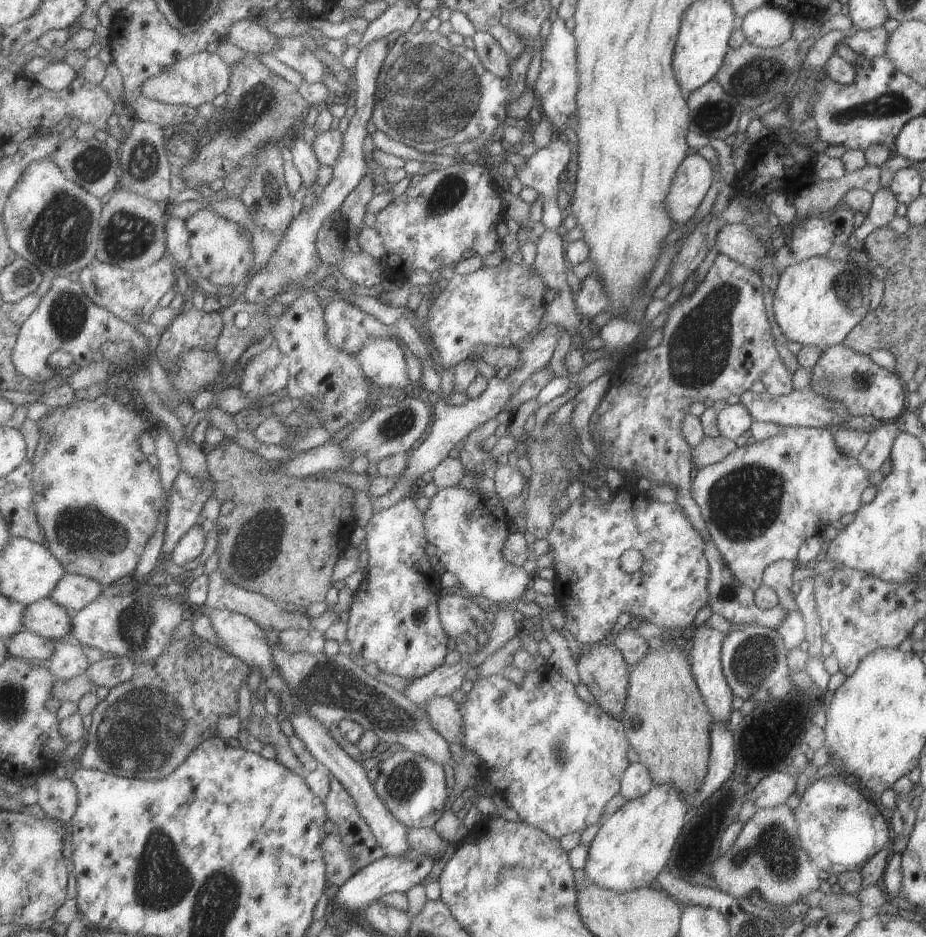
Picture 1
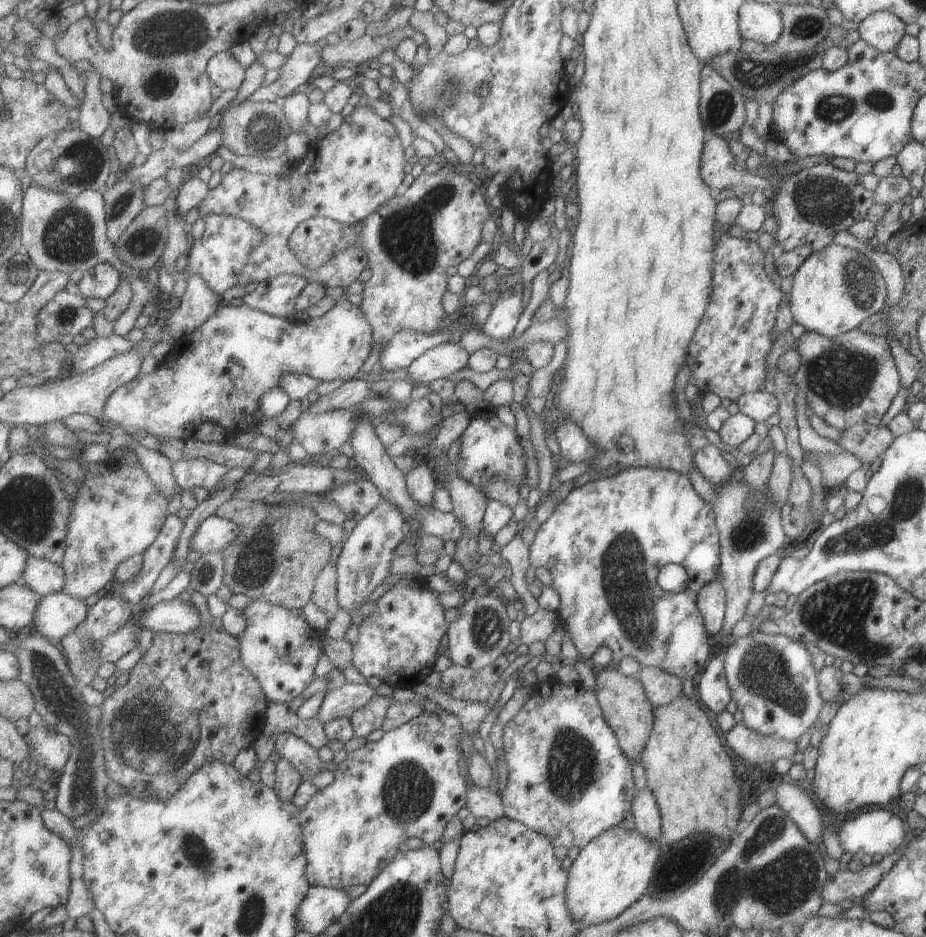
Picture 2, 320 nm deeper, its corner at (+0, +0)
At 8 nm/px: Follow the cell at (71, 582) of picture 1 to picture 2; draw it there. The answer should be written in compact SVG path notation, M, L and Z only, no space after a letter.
M30 556L22 574L22 581L44 597L64 590L66 572L60 564L51 562L49 559L40 560L40 558Z

